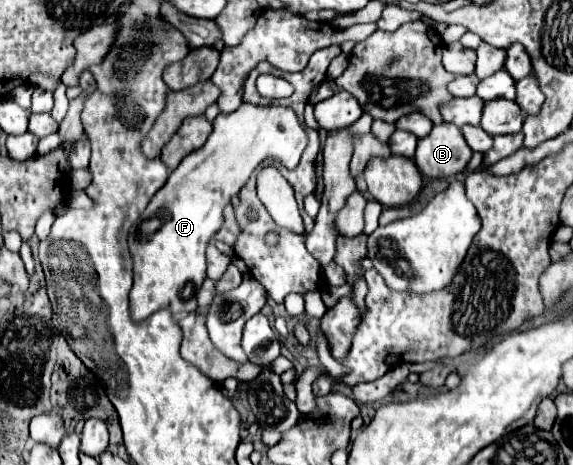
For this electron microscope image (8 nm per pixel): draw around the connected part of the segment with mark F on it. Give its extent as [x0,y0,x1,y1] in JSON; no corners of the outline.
[129,103,307,321]

